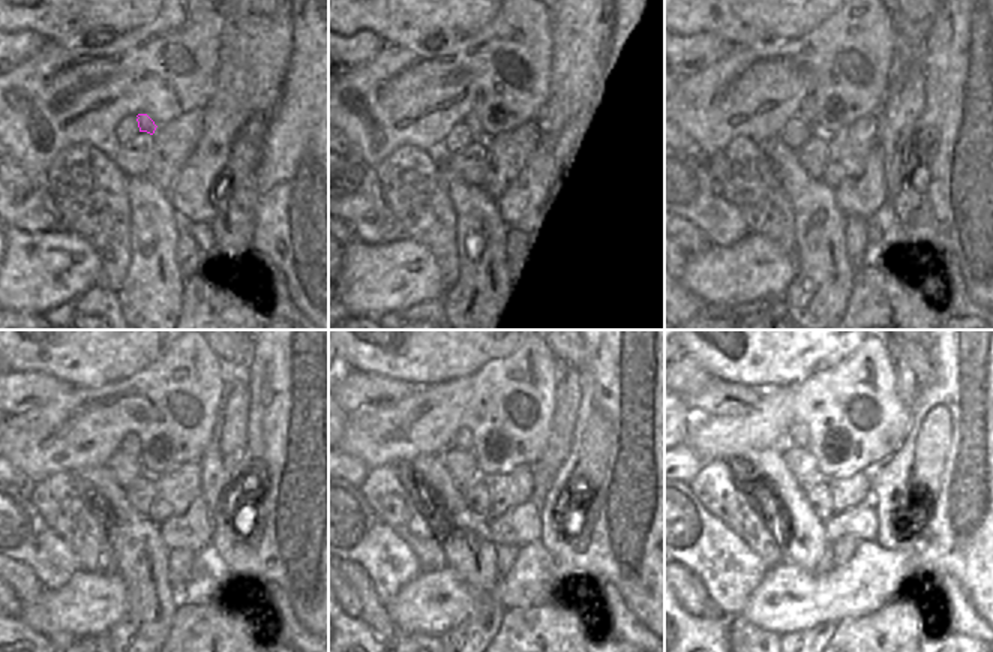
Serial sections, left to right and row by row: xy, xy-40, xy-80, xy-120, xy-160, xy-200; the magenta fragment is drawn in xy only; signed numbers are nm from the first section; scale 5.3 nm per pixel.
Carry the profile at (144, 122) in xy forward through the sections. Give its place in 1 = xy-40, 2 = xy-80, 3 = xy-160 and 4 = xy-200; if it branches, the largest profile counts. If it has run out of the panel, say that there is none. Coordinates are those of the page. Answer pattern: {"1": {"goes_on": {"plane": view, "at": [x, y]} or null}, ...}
{"1": {"goes_on": {"plane": "xy-40", "at": [471, 120]}}, "2": {"goes_on": {"plane": "xy-80", "at": [806, 113]}}, "3": {"goes_on": {"plane": "xy-160", "at": [464, 438]}}, "4": {"goes_on": {"plane": "xy-200", "at": [798, 432]}}}

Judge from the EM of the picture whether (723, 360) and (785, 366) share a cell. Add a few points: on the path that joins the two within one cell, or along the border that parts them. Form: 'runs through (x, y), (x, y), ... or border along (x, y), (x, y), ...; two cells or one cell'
runs through (738, 363), (770, 364); one cell

